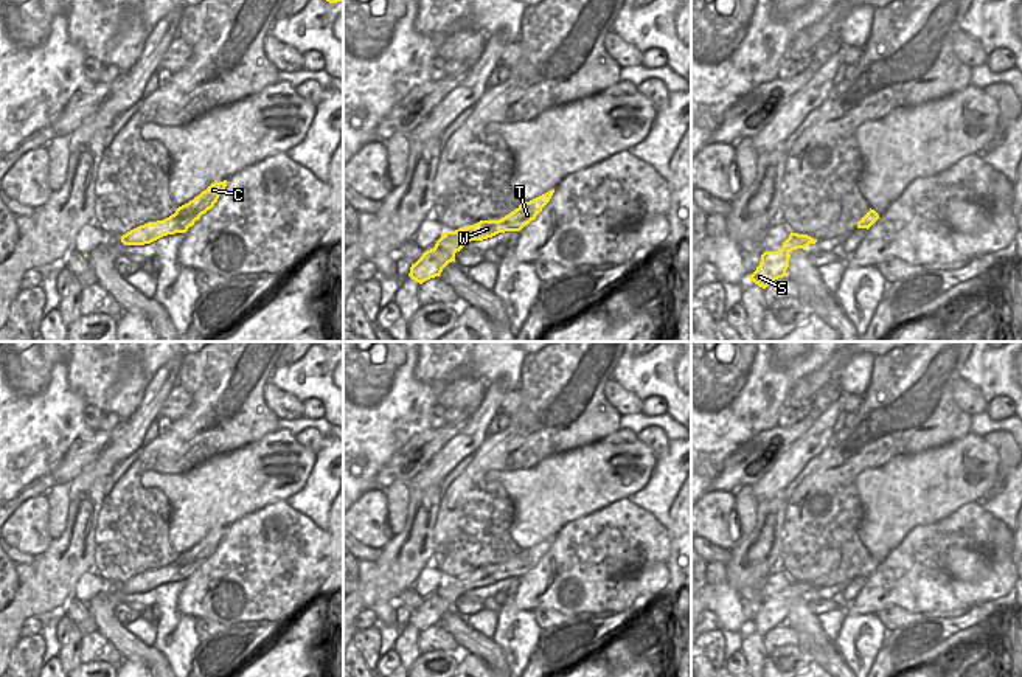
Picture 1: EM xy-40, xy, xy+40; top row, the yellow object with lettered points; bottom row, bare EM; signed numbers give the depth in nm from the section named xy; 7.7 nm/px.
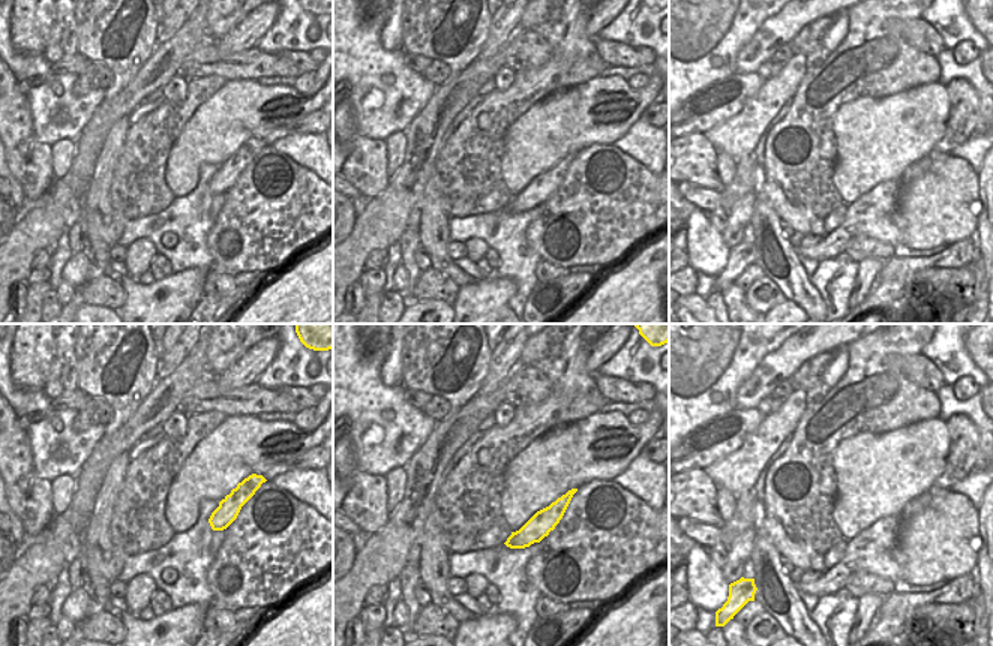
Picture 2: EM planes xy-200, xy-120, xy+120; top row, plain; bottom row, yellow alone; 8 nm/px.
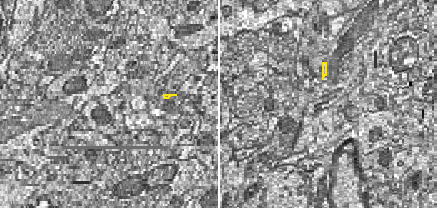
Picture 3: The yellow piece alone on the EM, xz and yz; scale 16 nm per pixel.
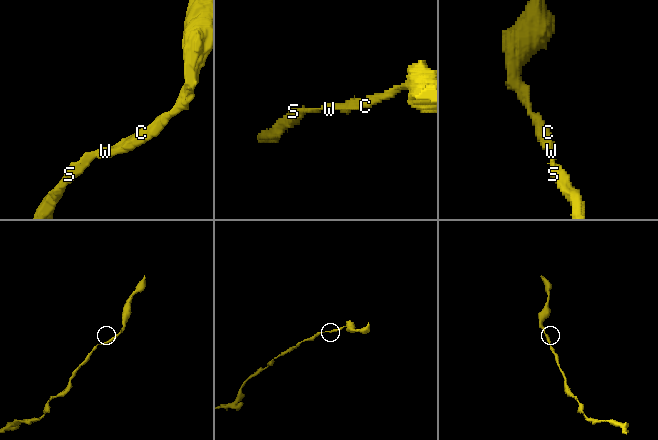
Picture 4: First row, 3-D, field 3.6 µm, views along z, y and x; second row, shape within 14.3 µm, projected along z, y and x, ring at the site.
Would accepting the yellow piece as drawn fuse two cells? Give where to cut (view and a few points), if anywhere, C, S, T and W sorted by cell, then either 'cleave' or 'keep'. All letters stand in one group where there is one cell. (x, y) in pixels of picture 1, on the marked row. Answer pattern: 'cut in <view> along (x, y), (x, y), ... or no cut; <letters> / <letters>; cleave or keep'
no cut; C S T W; keep

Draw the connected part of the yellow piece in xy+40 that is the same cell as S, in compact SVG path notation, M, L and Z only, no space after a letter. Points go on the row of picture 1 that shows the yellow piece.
M791 233L783 242L783 248L778 252L764 252L756 270L749 276L750 281L766 289L772 281L786 276L789 267L791 252L797 248L806 248L809 244L815 244L817 239L808 234Z

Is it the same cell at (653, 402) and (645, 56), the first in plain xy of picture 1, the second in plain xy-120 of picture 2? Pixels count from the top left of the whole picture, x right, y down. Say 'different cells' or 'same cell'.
same cell

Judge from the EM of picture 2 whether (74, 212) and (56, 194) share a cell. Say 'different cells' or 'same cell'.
same cell

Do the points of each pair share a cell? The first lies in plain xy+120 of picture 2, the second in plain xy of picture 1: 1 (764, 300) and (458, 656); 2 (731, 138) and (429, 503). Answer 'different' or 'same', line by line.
1: same
2: different

